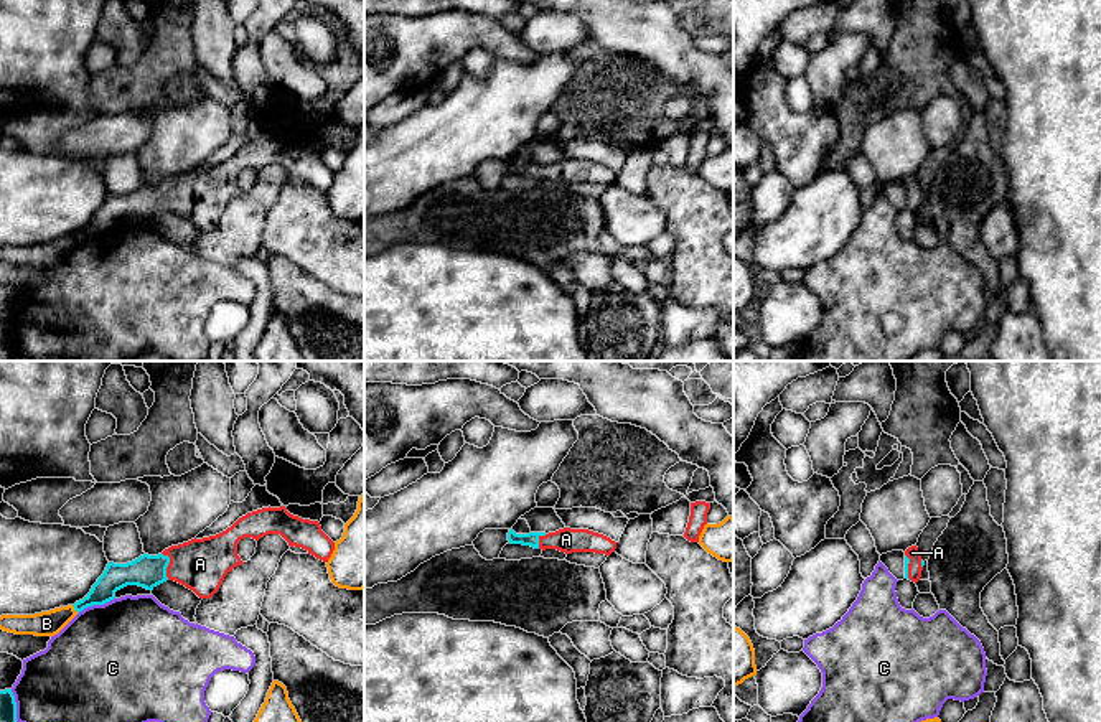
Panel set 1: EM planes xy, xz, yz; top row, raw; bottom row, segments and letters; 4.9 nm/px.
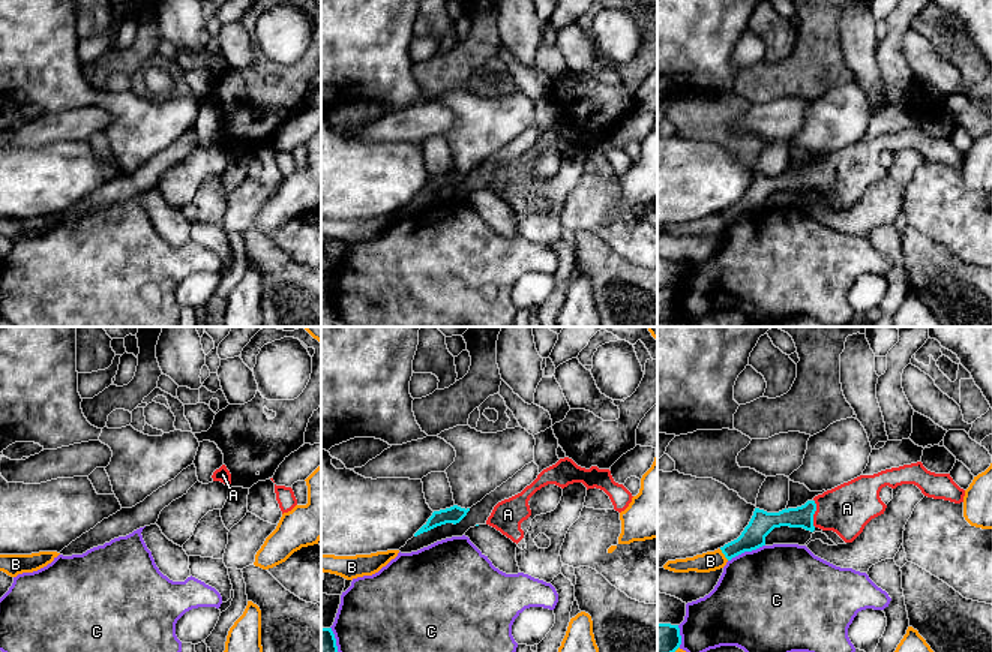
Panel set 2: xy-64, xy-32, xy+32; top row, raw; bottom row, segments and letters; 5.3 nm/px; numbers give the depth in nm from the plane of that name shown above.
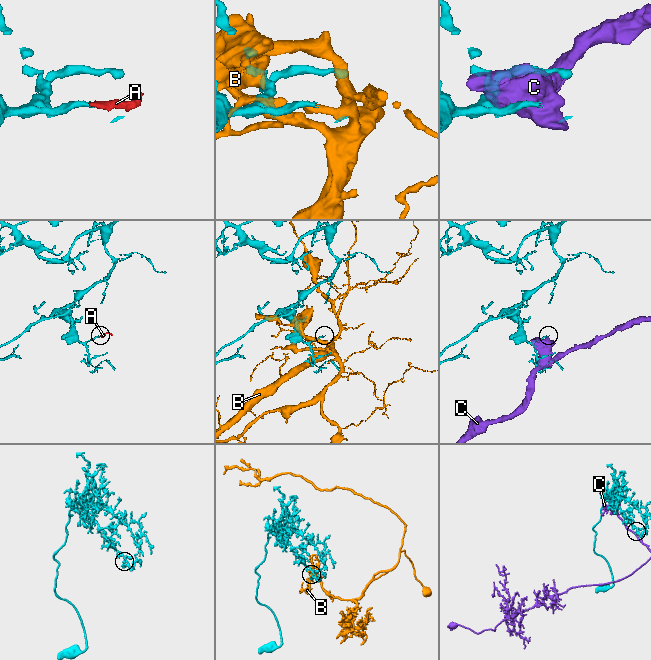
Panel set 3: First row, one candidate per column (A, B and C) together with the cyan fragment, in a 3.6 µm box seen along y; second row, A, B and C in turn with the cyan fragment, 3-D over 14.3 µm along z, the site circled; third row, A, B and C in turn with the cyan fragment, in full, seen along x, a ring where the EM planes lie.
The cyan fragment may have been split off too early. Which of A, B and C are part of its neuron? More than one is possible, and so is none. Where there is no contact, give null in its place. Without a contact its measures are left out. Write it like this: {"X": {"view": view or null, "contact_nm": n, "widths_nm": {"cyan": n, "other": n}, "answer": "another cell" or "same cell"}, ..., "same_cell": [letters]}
{"A": {"view": "xy", "contact_nm": 140, "widths_nm": {"cyan": 160, "other": 260}, "answer": "same cell"}, "B": {"view": "xy", "contact_nm": 50, "widths_nm": {"cyan": 120, "other": 130}, "answer": "another cell"}, "C": {"view": "xy", "contact_nm": 200, "widths_nm": {"cyan": 130, "other": 480}, "answer": "another cell"}, "same_cell": ["A"]}

